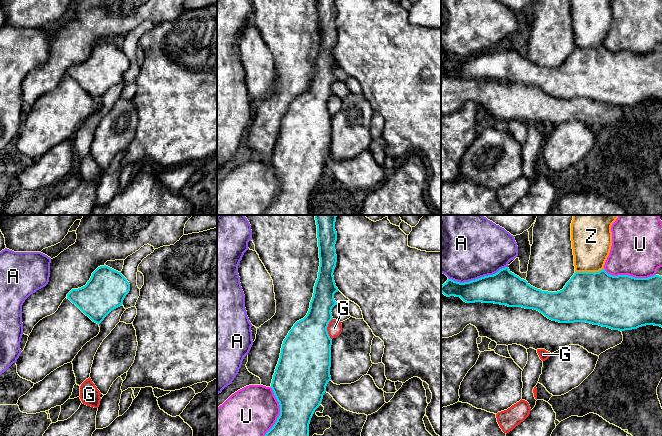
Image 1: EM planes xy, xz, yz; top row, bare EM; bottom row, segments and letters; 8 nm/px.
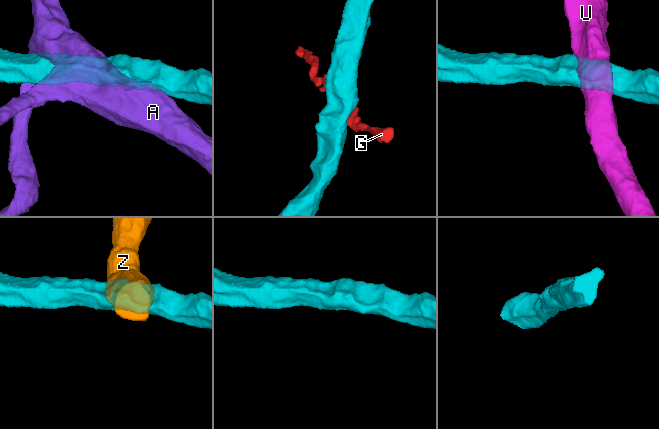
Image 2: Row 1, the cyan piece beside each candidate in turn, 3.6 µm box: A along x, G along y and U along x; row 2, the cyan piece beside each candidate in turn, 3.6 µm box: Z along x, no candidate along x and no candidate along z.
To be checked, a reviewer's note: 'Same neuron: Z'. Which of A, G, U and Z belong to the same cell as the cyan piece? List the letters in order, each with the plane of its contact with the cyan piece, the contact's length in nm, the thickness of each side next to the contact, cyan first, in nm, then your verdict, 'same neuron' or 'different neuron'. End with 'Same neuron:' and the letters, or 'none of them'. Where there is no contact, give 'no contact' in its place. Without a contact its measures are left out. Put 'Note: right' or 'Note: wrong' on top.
Note: wrong
A: meets cyan in yz; contact 480 nm long; 280 nm thick on the cyan side, 460 nm on the other; different neuron
G: meets cyan in xz; contact 180 nm long; 400 nm thick on the cyan side, 120 nm on the other; different neuron
U: meets cyan in yz; contact 420 nm long; 440 nm thick on the cyan side, 400 nm on the other; different neuron
Z: meets cyan in yz; contact 240 nm long; 420 nm thick on the cyan side, 320 nm on the other; different neuron
Same neuron: none of them

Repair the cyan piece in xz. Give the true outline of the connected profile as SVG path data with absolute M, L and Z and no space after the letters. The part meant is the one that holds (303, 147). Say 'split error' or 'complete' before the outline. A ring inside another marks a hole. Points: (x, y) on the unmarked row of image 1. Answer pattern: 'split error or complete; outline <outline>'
split error; outline M250 0L252 6L252 17L255 21L255 27L259 31L260 36L264 40L266 46L270 50L276 76L276 89L275 91L257 104L256 115L248 129L248 138L246 143L250 149L257 152L261 156L261 160L266 163L271 163L274 171L280 181L280 191L273 203L265 210L262 215L310 215L309 214L309 200L315 186L320 182L323 171L326 168L326 162L331 156L330 143L331 143L331 121L332 115L330 114L327 103L329 98L333 95L332 84L337 81L334 75L334 70L338 68L334 57L334 45L336 43L337 31L335 20L337 17L337 8L335 0Z

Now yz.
split error; outline M508 43L500 45L493 51L484 52L476 56L460 59L449 55L441 62L441 114L449 114L459 110L467 101L473 101L477 104L480 113L487 113L495 117L497 121L517 120L526 125L533 124L545 125L551 130L560 124L569 121L579 121L589 129L599 132L606 126L613 124L623 117L622 108L625 106L637 105L646 101L662 103L662 52L654 51L648 54L635 54L629 51L613 52L608 50L605 45L599 48L575 48L571 55L566 59L564 64L557 68L542 67L531 62L526 56L512 49Z

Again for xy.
split error; outline M106 41L98 43L85 62L72 65L54 90L34 102L16 138L18 151L36 160L57 144L72 138L82 123L99 110L99 100L104 94L122 82L129 67L130 60L121 48Z

